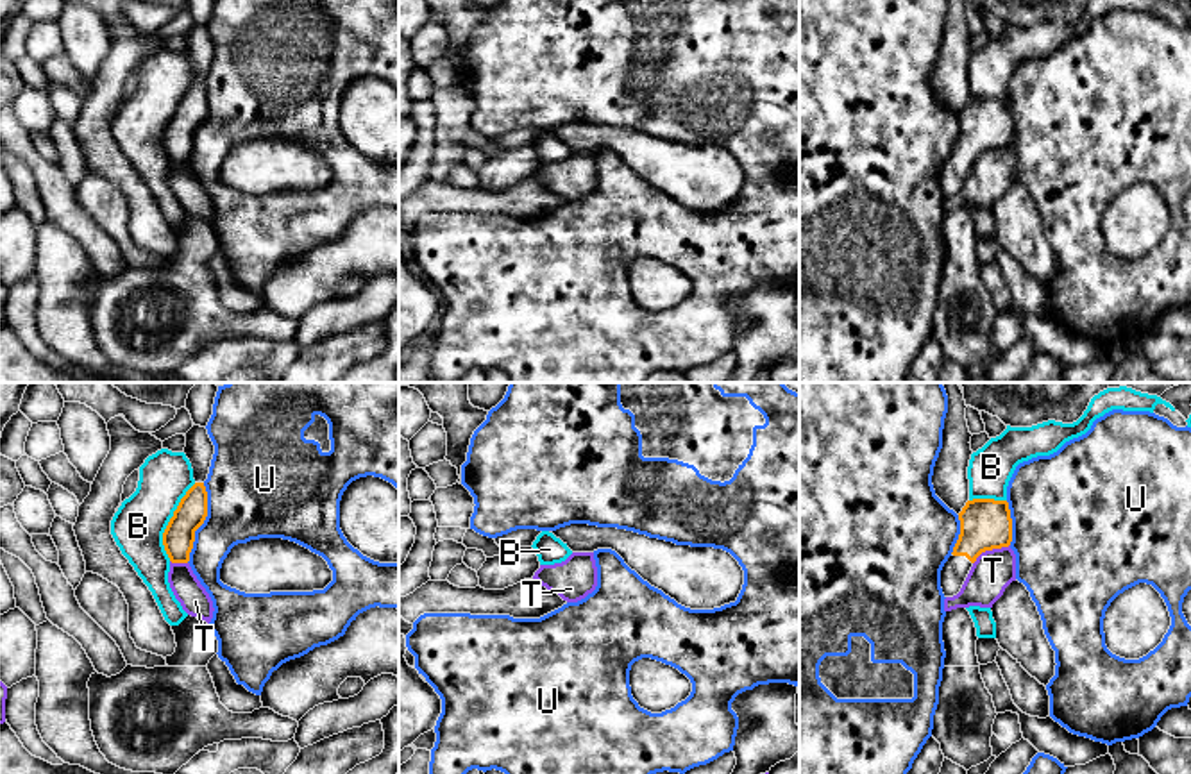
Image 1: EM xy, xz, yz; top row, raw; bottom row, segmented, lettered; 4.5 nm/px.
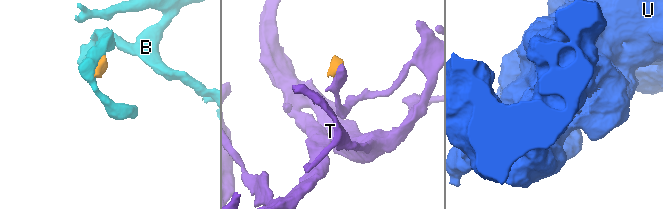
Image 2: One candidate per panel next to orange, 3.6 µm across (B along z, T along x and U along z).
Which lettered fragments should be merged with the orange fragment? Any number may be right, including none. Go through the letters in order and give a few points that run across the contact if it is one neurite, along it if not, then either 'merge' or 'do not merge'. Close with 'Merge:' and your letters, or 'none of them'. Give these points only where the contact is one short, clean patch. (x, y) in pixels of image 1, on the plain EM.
B: line xy (195, 83), (181, 99), (163, 133), (163, 149), (168, 159); do not merge
T: line yz (1009, 143), (998, 149), (986, 149), (973, 163); do not merge
U: do not merge
Merge: none of them

